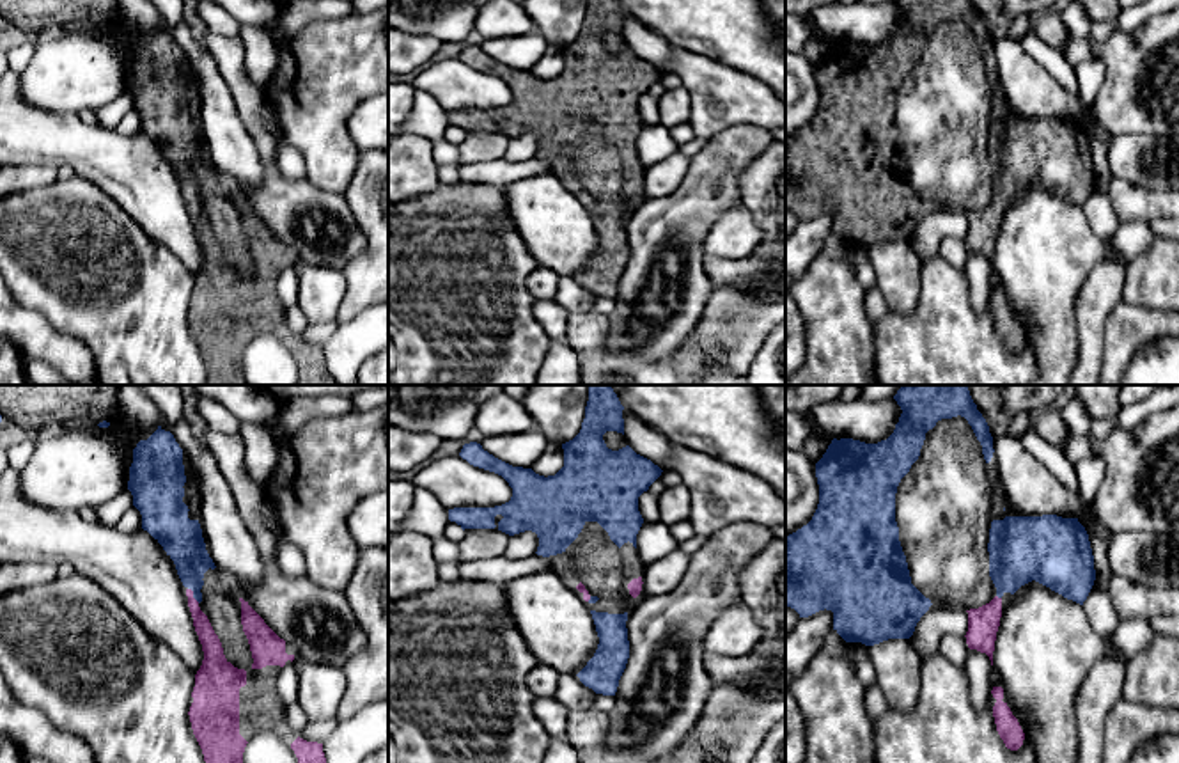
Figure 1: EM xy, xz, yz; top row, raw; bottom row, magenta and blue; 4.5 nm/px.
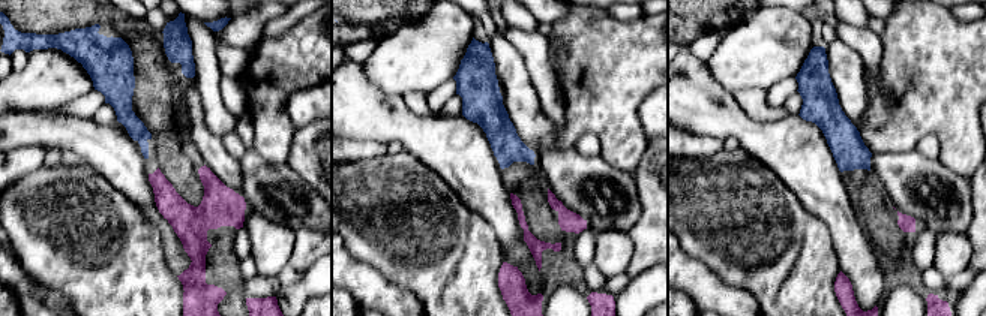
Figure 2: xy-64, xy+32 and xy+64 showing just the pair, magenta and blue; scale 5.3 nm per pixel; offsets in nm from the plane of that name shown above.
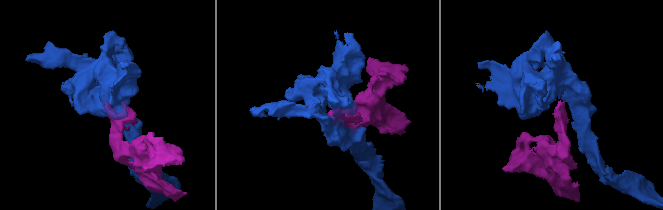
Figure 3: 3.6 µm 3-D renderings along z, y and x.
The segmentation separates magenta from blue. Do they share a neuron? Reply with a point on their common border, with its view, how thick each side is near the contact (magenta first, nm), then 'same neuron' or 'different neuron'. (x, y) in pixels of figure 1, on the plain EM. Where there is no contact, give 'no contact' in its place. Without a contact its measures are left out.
meets magenta in xy at (192, 197); 90 nm thick on the magenta side, 180 nm on the other; same neuron

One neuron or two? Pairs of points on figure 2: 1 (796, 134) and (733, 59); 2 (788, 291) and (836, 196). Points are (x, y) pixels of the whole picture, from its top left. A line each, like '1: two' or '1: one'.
1: two
2: two

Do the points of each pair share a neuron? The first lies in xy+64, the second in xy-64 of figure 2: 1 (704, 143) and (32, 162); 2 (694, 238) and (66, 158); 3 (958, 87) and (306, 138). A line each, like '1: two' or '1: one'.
1: one
2: two
3: two

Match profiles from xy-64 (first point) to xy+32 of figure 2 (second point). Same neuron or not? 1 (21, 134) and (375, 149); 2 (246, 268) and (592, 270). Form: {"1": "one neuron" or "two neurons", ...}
{"1": "two neurons", "2": "one neuron"}

